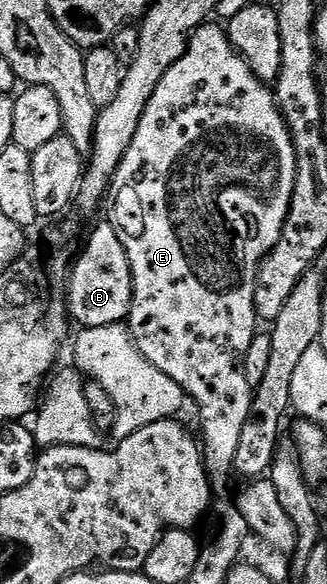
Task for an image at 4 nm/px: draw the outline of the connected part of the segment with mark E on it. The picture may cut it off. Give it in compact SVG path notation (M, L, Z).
M212 24L200 26L189 35L189 45L185 47L185 54L179 60L175 60L171 68L167 68L151 100L147 100L147 108L143 108L143 120L139 120L139 128L135 128L135 140L131 140L131 148L127 148L113 177L113 186L118 190L117 195L116 190L112 195L114 198L111 221L131 264L133 299L127 319L129 334L147 361L181 386L188 401L190 403L193 401L197 405L197 414L201 417L199 438L203 443L205 475L209 478L209 489L214 495L223 493L229 486L229 478L234 477L235 448L239 448L243 423L247 420L247 412L251 412L255 387L247 384L243 360L247 348L251 348L251 340L259 333L259 319L255 312L255 280L261 271L261 259L271 253L283 232L296 179L297 153L293 147L293 137L289 134L289 125L285 123L285 118L277 107L276 93L254 76L249 65L241 58L240 52L229 43L229 35L222 27L220 30Z

